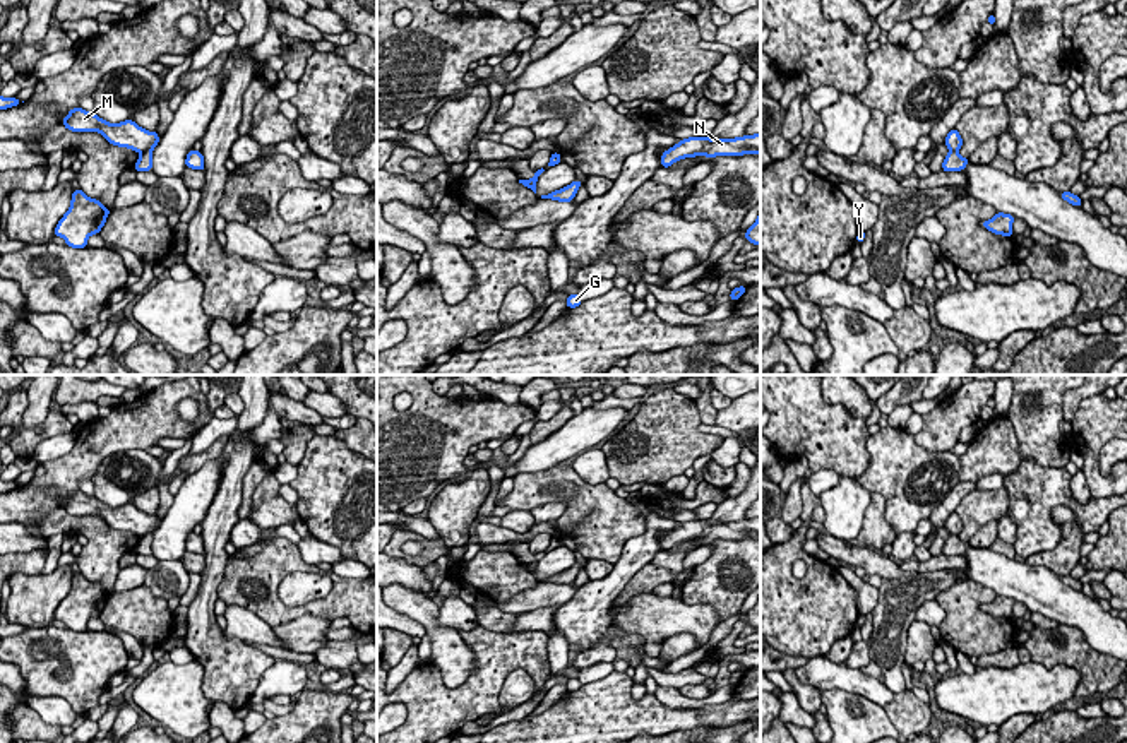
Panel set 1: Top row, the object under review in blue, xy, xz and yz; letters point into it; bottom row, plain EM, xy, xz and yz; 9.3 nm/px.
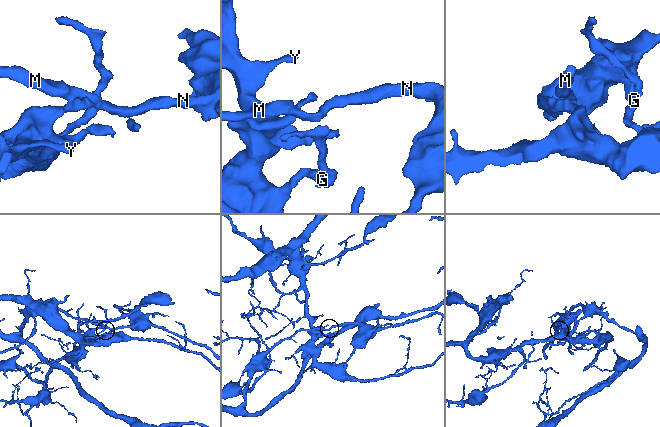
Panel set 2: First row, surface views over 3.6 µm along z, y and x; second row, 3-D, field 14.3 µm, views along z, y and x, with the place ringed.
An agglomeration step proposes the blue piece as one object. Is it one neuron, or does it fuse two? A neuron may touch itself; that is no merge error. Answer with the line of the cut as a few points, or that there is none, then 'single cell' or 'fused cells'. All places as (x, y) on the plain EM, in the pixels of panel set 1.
cut none; single cell

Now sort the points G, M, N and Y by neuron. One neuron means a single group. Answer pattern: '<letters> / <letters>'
G M N Y

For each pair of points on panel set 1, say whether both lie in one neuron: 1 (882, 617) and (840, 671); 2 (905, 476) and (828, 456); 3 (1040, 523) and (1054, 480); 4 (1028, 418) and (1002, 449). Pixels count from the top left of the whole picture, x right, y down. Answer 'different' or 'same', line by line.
1: different
2: different
3: same
4: different

